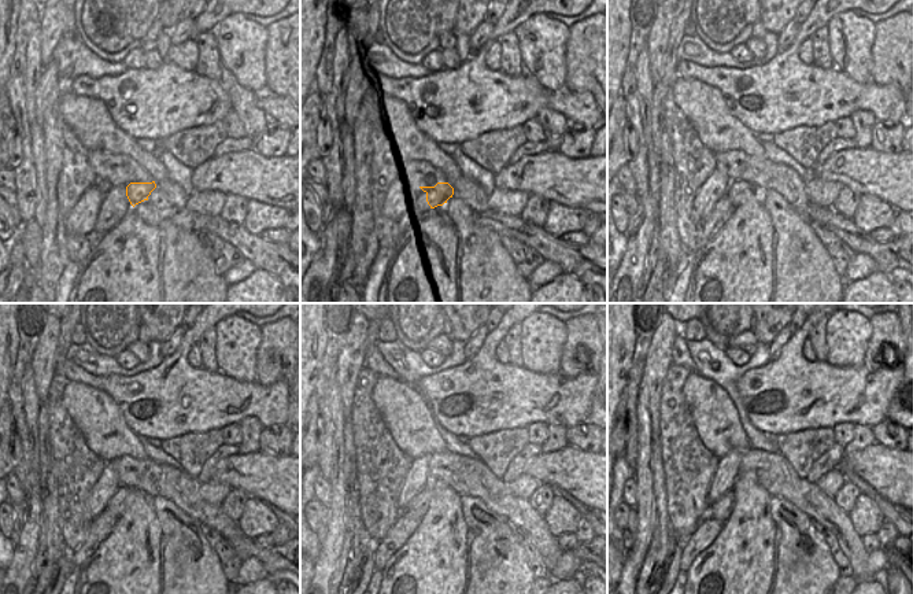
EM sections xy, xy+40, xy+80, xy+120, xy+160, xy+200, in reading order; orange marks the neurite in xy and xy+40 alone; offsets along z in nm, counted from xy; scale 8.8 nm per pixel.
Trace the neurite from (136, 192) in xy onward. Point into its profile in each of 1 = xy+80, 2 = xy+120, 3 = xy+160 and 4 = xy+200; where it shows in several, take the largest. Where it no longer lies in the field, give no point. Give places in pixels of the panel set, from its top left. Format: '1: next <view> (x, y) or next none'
1: next xy+80 (739, 192)
2: next xy+120 (118, 504)
3: next xy+160 (421, 502)
4: next xy+200 (721, 509)

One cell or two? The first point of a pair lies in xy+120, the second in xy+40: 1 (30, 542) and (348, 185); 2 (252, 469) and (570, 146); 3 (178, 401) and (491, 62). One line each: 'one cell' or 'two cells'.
1: two cells
2: two cells
3: two cells

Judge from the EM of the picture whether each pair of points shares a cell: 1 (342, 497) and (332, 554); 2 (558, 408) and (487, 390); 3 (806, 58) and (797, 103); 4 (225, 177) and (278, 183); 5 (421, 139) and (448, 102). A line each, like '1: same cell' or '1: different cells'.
1: same cell
2: same cell
3: different cells
4: same cell
5: different cells

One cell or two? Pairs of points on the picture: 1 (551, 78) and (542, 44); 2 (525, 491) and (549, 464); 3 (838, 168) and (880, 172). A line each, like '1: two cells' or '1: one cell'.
1: one cell
2: two cells
3: one cell

